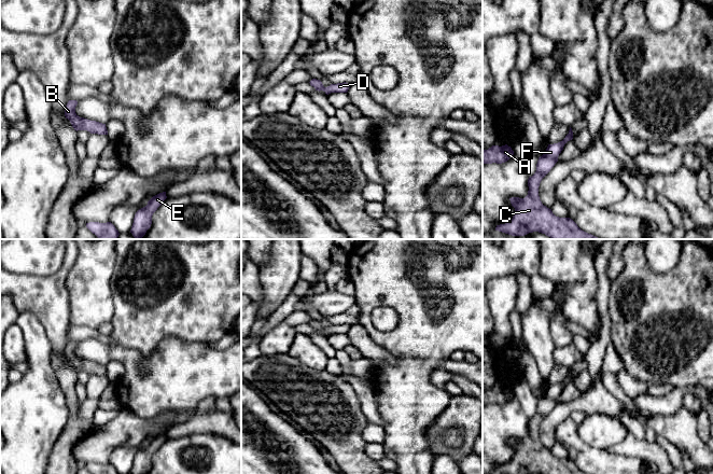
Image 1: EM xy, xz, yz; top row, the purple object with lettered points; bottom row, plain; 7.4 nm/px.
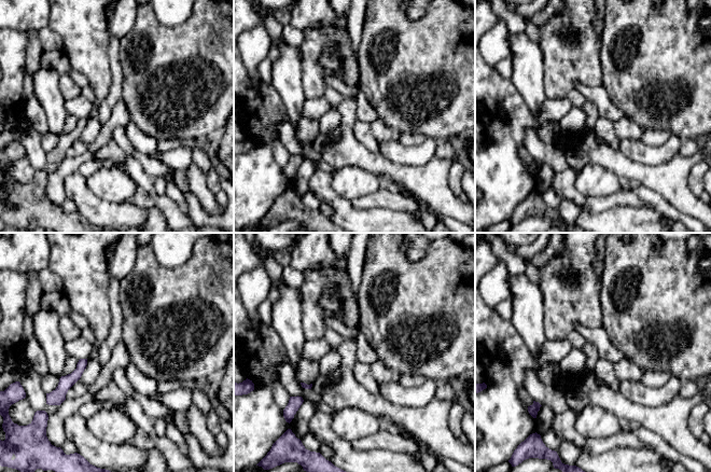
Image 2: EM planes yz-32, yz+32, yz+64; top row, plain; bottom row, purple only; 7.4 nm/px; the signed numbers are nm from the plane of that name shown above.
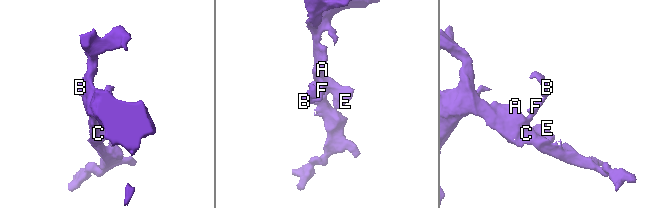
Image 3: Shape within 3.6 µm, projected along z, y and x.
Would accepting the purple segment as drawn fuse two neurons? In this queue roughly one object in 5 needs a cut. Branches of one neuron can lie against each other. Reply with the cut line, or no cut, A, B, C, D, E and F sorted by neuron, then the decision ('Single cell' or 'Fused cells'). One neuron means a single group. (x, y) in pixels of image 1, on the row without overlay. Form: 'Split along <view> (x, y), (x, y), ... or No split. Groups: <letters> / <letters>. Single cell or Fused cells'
No split. Groups: A B C D E F. Single cell

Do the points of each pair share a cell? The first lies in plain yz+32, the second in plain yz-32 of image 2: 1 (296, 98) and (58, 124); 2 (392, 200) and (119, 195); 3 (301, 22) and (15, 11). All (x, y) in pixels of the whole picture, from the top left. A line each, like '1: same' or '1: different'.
1: same
2: different
3: different

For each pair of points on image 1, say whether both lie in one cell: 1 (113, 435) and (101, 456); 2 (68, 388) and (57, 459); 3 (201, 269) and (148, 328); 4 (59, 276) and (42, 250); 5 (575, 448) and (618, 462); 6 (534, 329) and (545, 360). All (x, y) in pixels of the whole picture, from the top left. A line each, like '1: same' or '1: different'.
1: same
2: same
3: same
4: different
5: same
6: same

